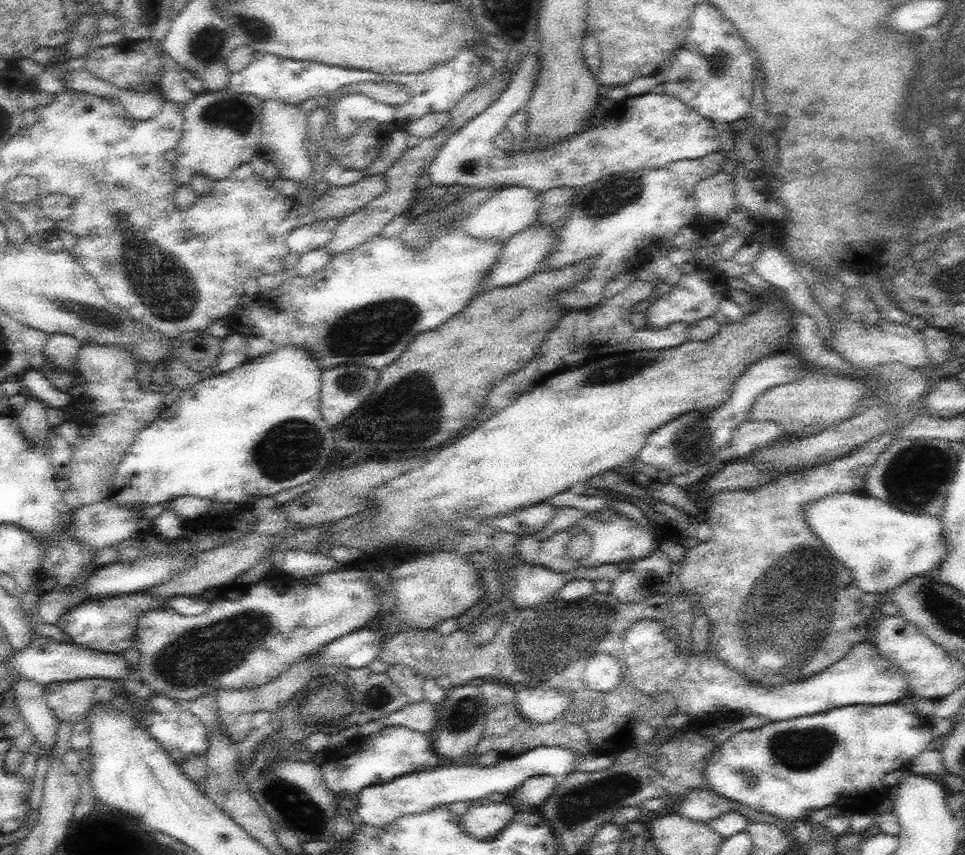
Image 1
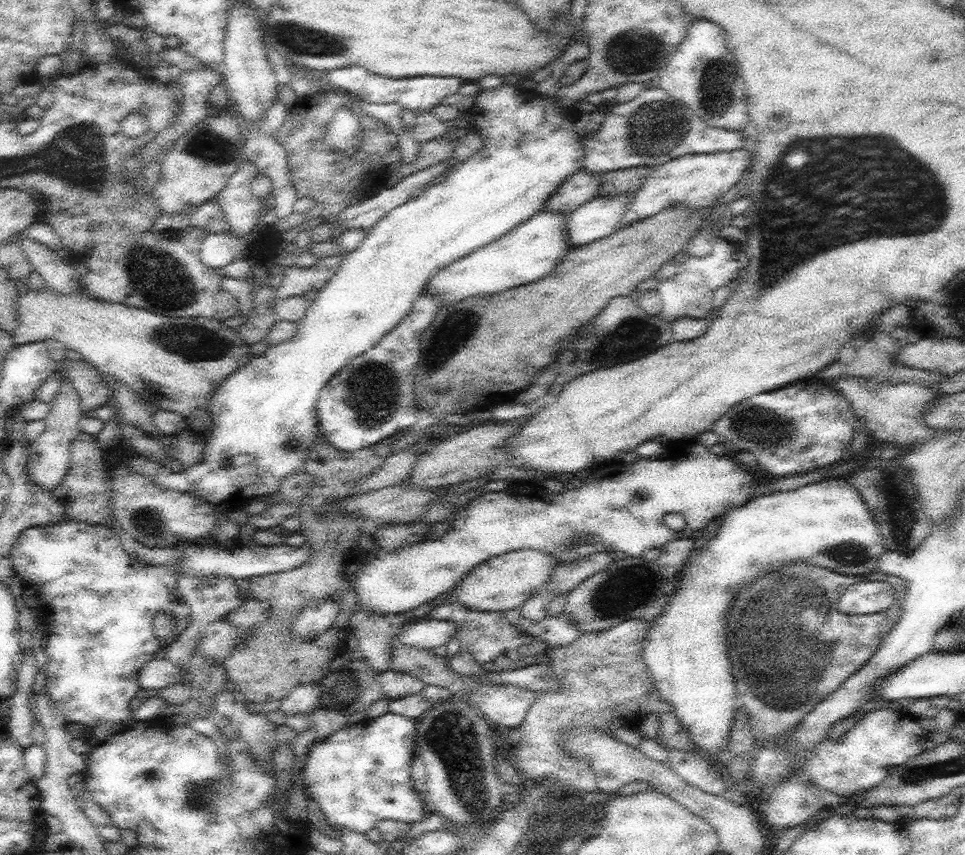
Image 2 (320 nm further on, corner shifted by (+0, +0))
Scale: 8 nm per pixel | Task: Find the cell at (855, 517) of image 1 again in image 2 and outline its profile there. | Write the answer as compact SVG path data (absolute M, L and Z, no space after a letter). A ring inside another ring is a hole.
M830 478L816 484L808 484L798 490L775 492L750 499L746 504L728 510L719 517L722 522L716 535L710 539L697 553L691 552L685 565L681 568L683 577L673 595L667 600L667 606L657 619L651 619L653 624L647 632L642 649L642 660L646 663L648 674L652 675L654 686L660 696L672 706L674 715L680 725L690 733L696 751L670 749L660 739L660 719L658 713L646 715L637 724L641 736L652 738L662 744L669 754L672 770L688 785L702 792L716 796L727 796L724 778L718 772L715 763L718 758L722 763L727 760L728 737L734 721L734 703L736 698L736 683L732 676L732 664L726 650L727 614L735 596L752 584L757 578L762 578L770 572L778 572L791 562L803 562L808 566L822 566L828 570L844 575L863 575L876 573L882 554L888 552L883 545L878 523L865 503L859 490L848 484L842 478Z

